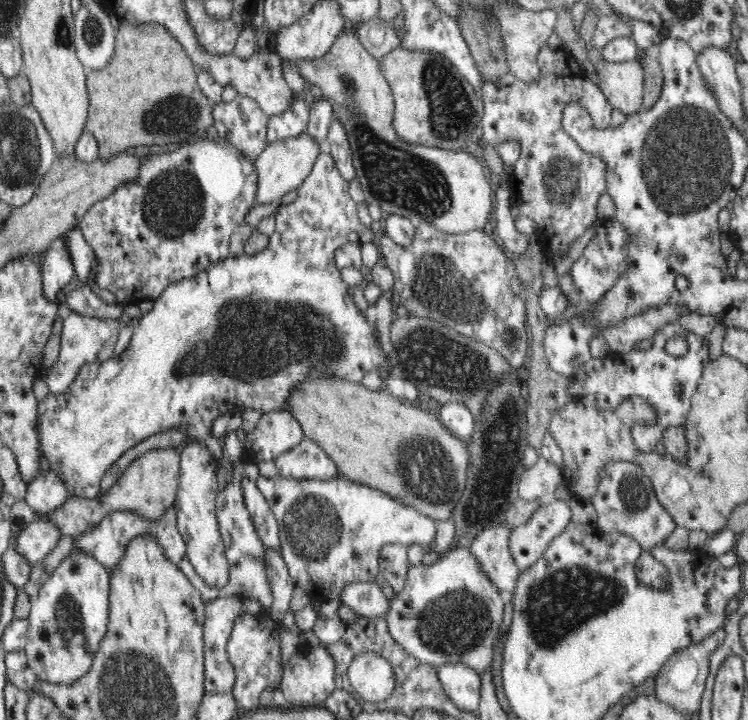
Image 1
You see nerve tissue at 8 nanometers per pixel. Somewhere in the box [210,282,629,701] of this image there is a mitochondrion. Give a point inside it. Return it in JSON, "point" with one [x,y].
{"point":[554,607]}

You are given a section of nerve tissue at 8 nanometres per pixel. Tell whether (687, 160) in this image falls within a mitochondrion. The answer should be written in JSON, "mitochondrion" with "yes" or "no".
{"mitochondrion":"yes"}

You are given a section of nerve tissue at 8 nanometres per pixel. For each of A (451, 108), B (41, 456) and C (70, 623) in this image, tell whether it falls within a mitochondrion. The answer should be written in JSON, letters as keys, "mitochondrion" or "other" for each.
{"A":"mitochondrion","B":"other","C":"mitochondrion"}

